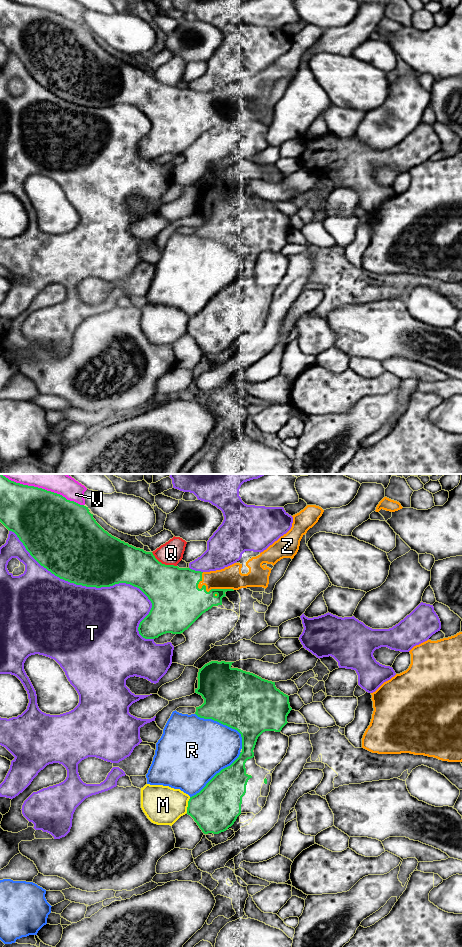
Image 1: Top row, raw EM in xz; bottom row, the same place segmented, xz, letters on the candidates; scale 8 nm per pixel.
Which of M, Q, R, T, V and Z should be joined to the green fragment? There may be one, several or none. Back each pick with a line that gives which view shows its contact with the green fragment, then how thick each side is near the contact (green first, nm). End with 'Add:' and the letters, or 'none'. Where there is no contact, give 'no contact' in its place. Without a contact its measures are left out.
Z: contact in xz; calibres 320 and 180 nm
Add: Z

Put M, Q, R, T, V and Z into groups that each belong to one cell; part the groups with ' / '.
M / Q / R / T / V / Z

